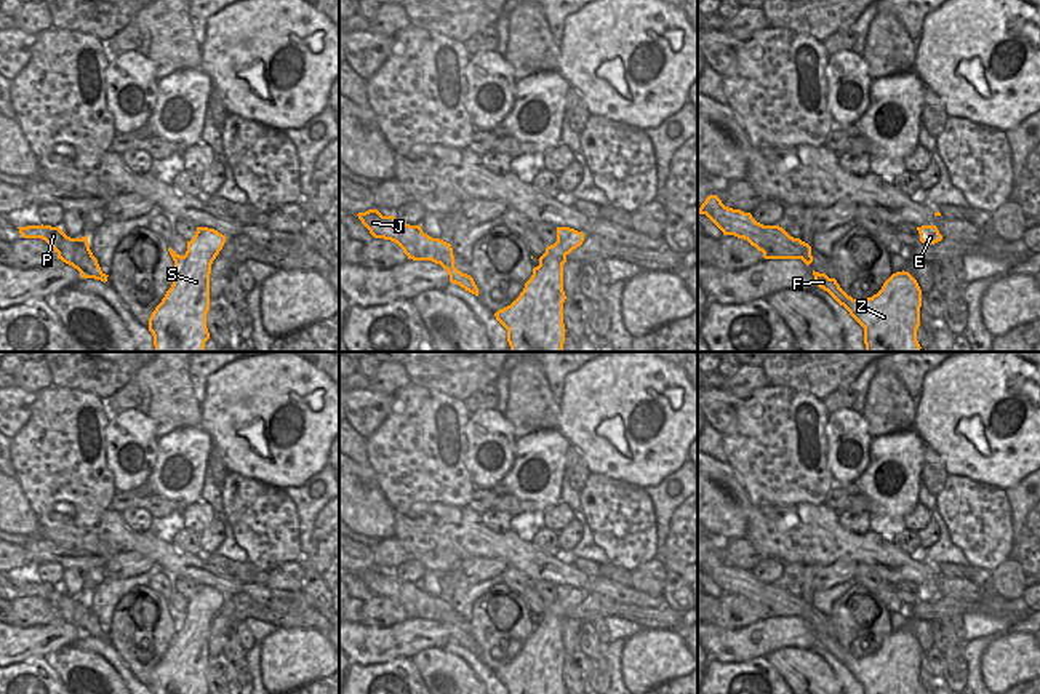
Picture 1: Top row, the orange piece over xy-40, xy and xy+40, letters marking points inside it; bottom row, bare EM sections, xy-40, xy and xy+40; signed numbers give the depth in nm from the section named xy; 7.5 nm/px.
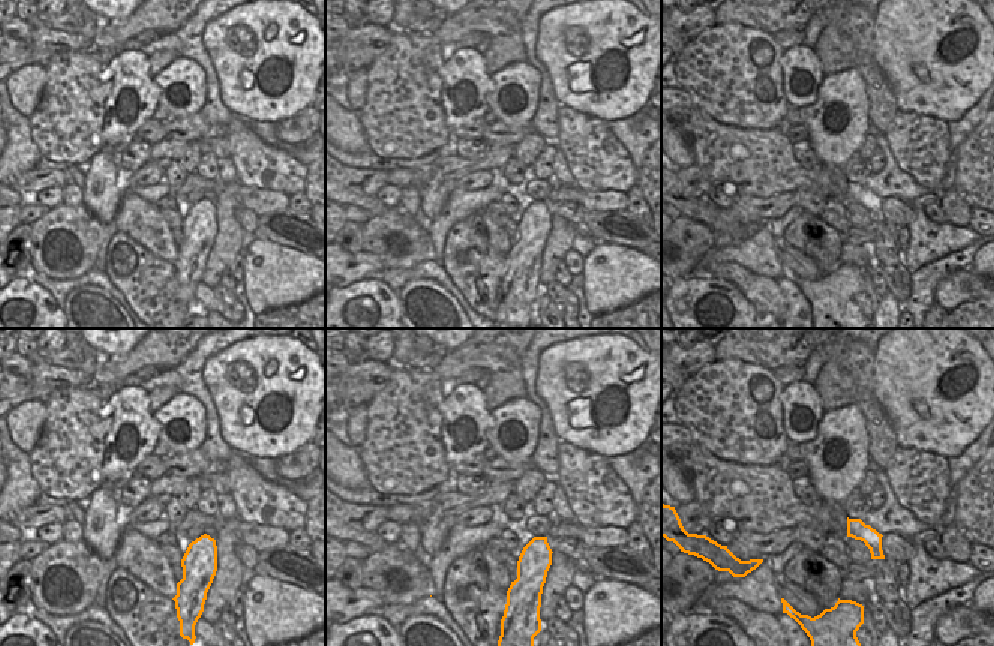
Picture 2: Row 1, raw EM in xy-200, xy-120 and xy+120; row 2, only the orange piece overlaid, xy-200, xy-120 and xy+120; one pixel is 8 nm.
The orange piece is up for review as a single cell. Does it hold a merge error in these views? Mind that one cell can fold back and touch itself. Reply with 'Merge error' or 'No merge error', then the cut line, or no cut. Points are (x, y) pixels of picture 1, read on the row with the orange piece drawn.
Merge error. Split along xy (456, 269), (450, 277).

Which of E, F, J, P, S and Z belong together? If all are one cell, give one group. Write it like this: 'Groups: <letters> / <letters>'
Groups: E F S Z / J P.

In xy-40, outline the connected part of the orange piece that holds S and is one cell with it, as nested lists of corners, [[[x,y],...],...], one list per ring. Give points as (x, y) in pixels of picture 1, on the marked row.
[[[197,227],[184,256],[168,248],[174,261],[173,285],[149,318],[155,352],[205,352],[211,264],[224,243],[218,230]]]

